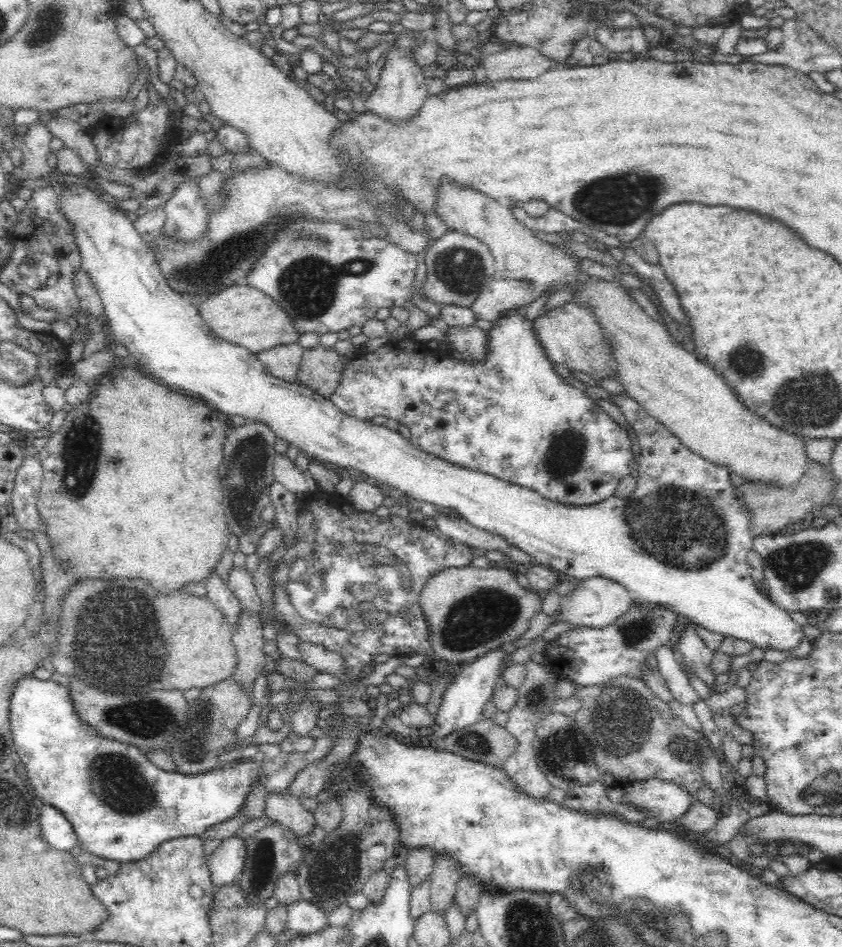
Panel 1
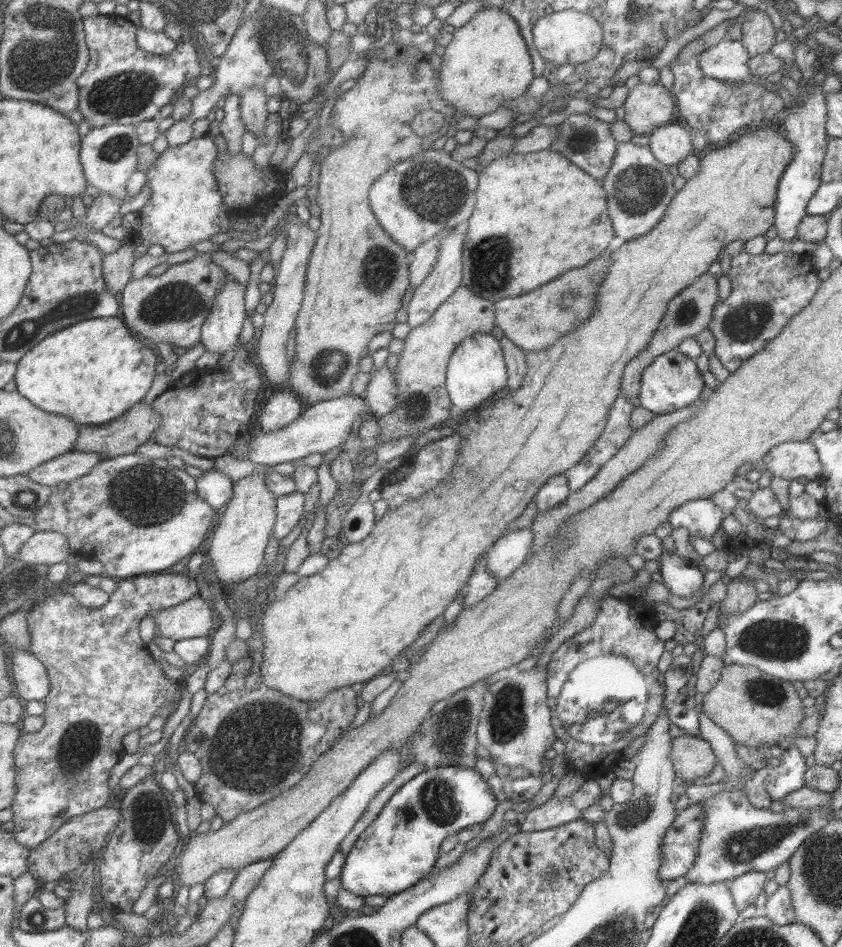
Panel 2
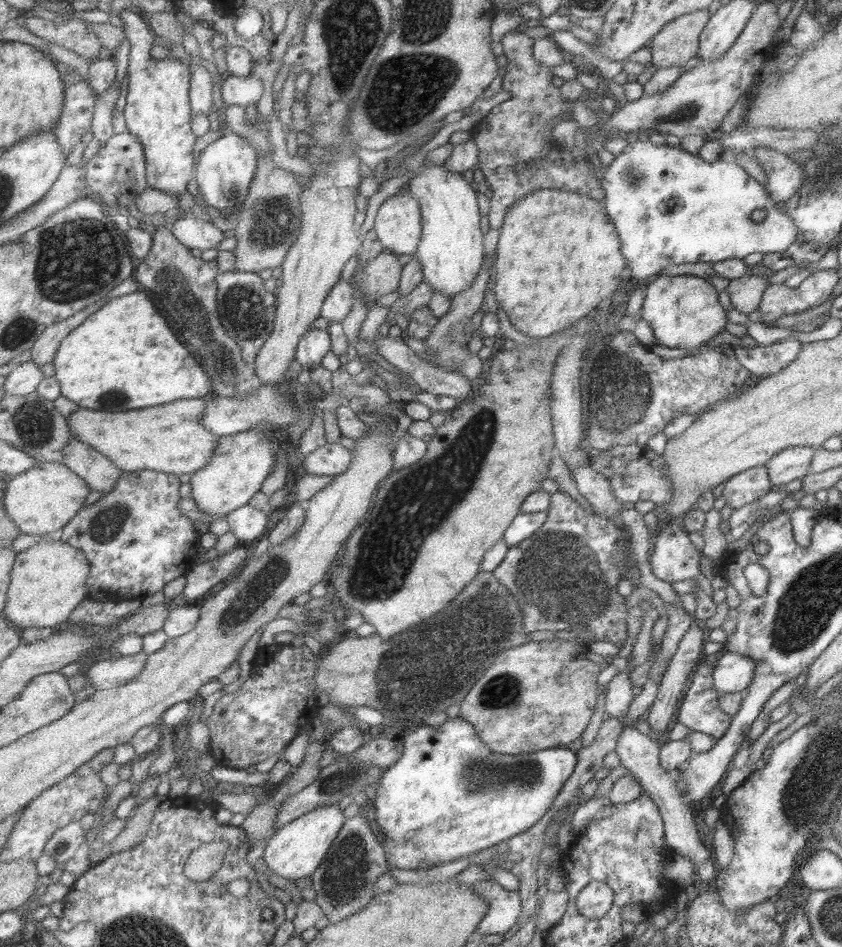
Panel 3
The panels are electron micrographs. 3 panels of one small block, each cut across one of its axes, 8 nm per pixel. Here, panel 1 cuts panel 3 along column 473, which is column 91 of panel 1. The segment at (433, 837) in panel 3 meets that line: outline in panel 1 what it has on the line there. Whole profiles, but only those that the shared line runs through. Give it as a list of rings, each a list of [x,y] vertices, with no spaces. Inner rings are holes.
[[[33,676],[30,678],[22,678],[22,682],[18,684],[18,688],[14,690],[13,698],[9,704],[9,717],[11,720],[11,733],[13,734],[13,751],[18,753],[22,765],[26,770],[26,776],[34,788],[34,792],[38,794],[40,800],[44,800],[46,804],[52,804],[54,808],[61,810],[64,816],[71,822],[75,833],[77,834],[78,845],[82,851],[90,852],[93,856],[103,858],[104,860],[116,860],[116,862],[133,863],[140,861],[143,858],[152,854],[163,842],[172,840],[178,837],[191,837],[202,832],[206,832],[211,826],[217,825],[219,822],[226,822],[226,819],[236,817],[238,813],[242,812],[242,806],[246,802],[246,796],[250,794],[250,788],[254,784],[258,784],[260,780],[265,781],[267,774],[265,774],[264,764],[261,759],[242,758],[235,762],[235,764],[226,764],[224,768],[218,766],[216,769],[207,770],[200,774],[182,774],[178,771],[165,771],[160,767],[156,767],[147,758],[145,752],[139,750],[137,747],[118,742],[113,738],[106,738],[102,736],[96,726],[92,726],[85,719],[81,718],[80,714],[74,708],[73,700],[70,697],[69,690],[65,686],[54,682],[52,680],[38,680]]]

